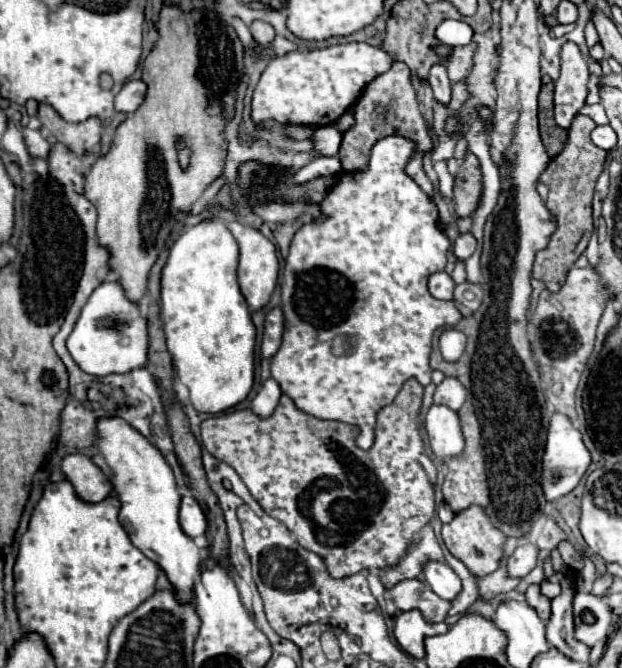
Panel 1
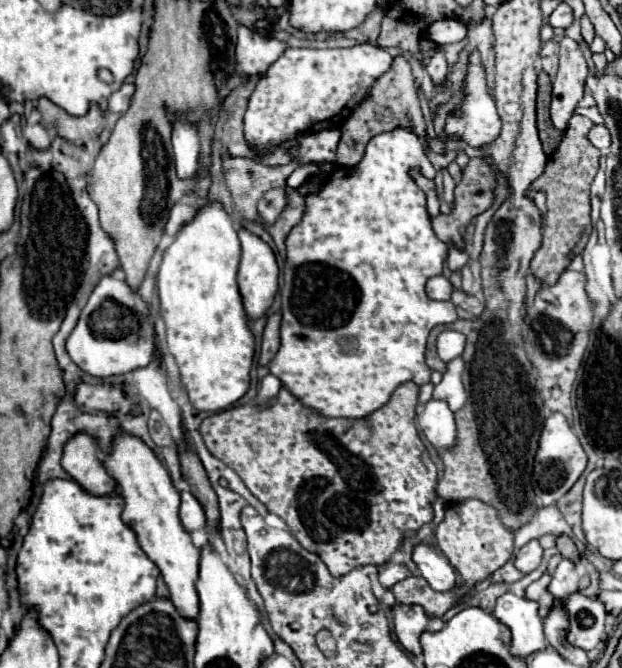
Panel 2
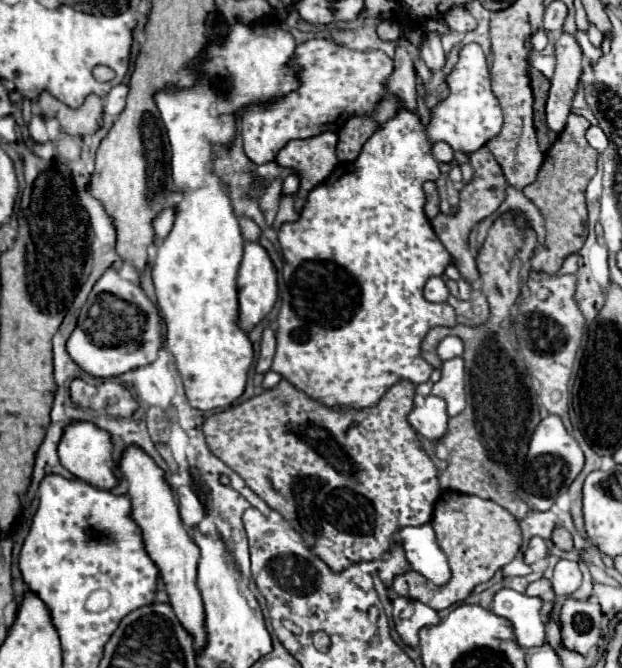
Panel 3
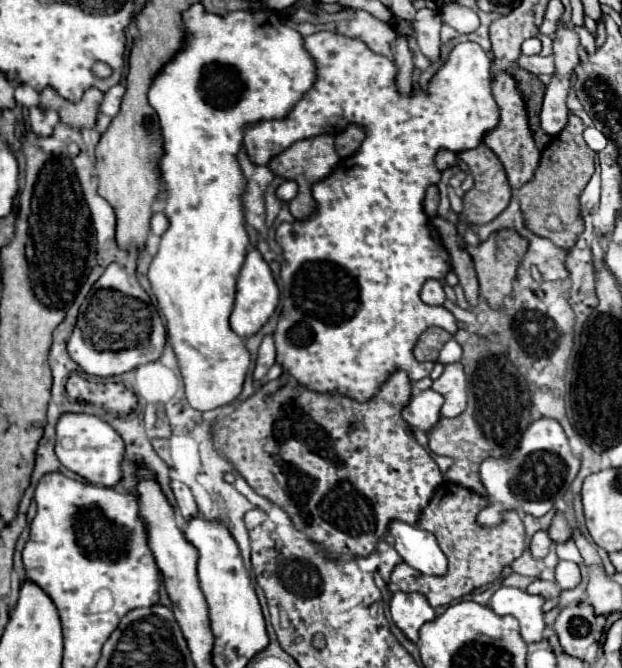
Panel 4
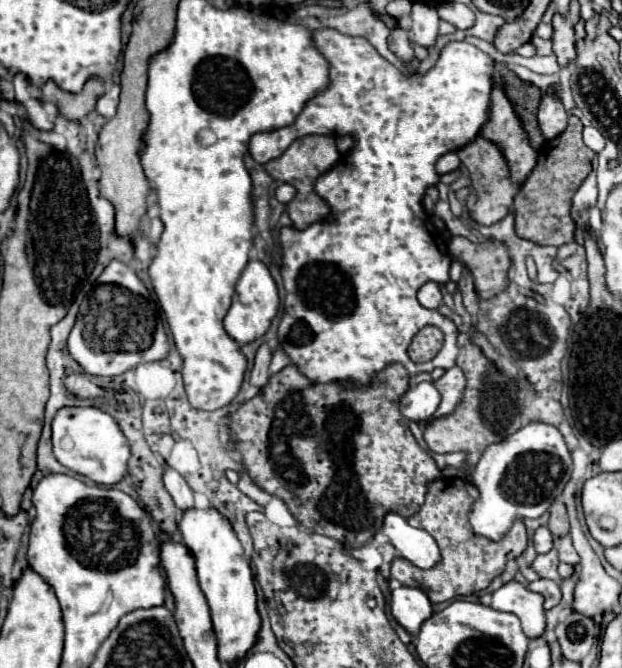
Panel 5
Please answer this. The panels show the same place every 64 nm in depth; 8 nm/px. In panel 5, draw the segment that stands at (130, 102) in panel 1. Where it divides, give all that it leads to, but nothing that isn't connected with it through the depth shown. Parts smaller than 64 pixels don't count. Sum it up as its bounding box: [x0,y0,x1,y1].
[96,84,120,118]

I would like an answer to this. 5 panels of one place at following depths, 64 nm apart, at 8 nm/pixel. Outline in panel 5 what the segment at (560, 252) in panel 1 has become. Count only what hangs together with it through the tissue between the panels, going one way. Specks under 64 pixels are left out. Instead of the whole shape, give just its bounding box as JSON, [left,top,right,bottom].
[514,116,594,246]

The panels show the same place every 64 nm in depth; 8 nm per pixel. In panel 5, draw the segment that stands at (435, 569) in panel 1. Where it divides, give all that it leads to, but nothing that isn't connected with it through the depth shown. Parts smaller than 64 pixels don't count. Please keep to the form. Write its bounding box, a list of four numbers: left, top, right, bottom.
[382,512,442,570]

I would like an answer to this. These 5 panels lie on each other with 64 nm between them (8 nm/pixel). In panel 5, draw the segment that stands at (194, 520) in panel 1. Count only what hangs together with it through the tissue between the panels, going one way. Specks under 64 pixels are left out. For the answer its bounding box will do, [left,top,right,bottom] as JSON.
[164,468,194,512]

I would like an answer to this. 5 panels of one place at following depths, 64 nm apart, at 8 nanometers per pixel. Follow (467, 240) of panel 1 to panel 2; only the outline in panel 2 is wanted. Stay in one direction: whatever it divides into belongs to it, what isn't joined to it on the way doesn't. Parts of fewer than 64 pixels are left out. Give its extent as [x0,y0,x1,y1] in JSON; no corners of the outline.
[448,244,468,270]

